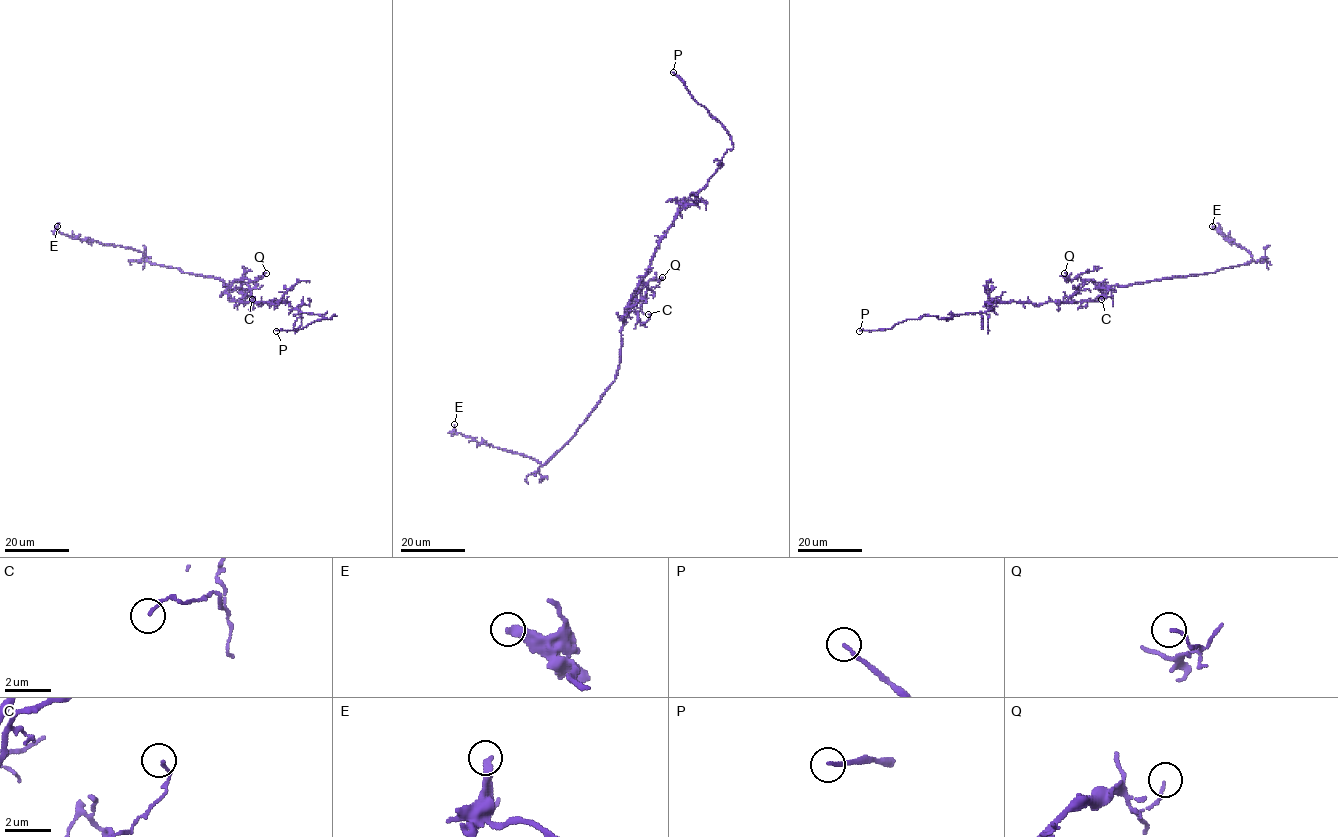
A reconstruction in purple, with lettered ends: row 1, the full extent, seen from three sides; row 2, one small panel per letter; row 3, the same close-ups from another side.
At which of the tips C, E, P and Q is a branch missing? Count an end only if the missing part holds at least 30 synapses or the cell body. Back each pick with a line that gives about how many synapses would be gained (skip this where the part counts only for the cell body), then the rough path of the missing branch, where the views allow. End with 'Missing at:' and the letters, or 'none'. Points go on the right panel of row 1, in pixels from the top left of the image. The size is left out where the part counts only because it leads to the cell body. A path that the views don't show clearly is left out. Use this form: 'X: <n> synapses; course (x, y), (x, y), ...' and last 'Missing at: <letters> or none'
Missing at: P

